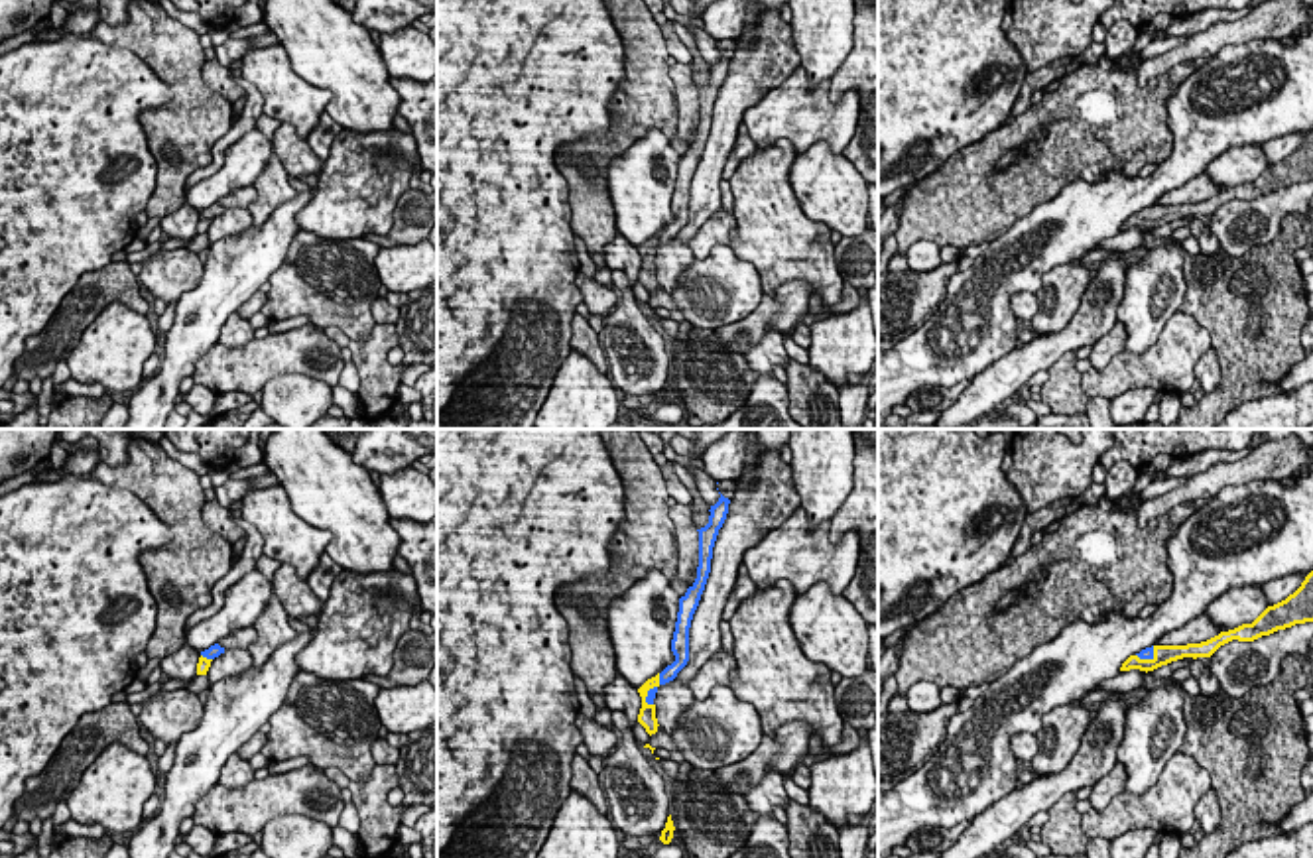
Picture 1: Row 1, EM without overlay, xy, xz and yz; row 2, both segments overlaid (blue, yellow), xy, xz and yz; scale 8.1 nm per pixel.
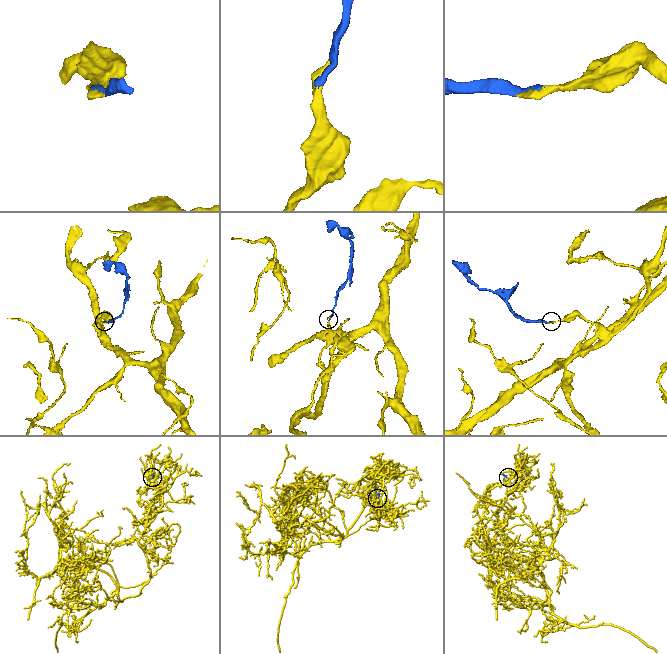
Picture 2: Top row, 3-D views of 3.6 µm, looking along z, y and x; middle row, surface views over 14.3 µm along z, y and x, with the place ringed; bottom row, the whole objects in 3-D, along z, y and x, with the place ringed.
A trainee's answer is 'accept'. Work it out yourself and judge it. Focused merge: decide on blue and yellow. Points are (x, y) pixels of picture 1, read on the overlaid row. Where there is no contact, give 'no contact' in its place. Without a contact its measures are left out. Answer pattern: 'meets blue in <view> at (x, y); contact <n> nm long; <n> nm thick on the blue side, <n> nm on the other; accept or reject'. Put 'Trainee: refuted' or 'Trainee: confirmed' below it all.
meets blue in xz at (650, 689); contact 280 nm long; 70 nm thick on the blue side, 140 nm on the other; accept
Trainee: confirmed

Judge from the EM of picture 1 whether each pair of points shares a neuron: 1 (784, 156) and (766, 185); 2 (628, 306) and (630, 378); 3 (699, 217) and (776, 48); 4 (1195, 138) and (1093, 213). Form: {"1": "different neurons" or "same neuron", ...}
{"1": "same neuron", "2": "same neuron", "3": "same neuron", "4": "same neuron"}

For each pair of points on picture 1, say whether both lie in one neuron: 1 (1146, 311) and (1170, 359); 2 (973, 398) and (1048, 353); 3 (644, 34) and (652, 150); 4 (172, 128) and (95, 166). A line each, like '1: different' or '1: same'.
1: different
2: same
3: different
4: different

